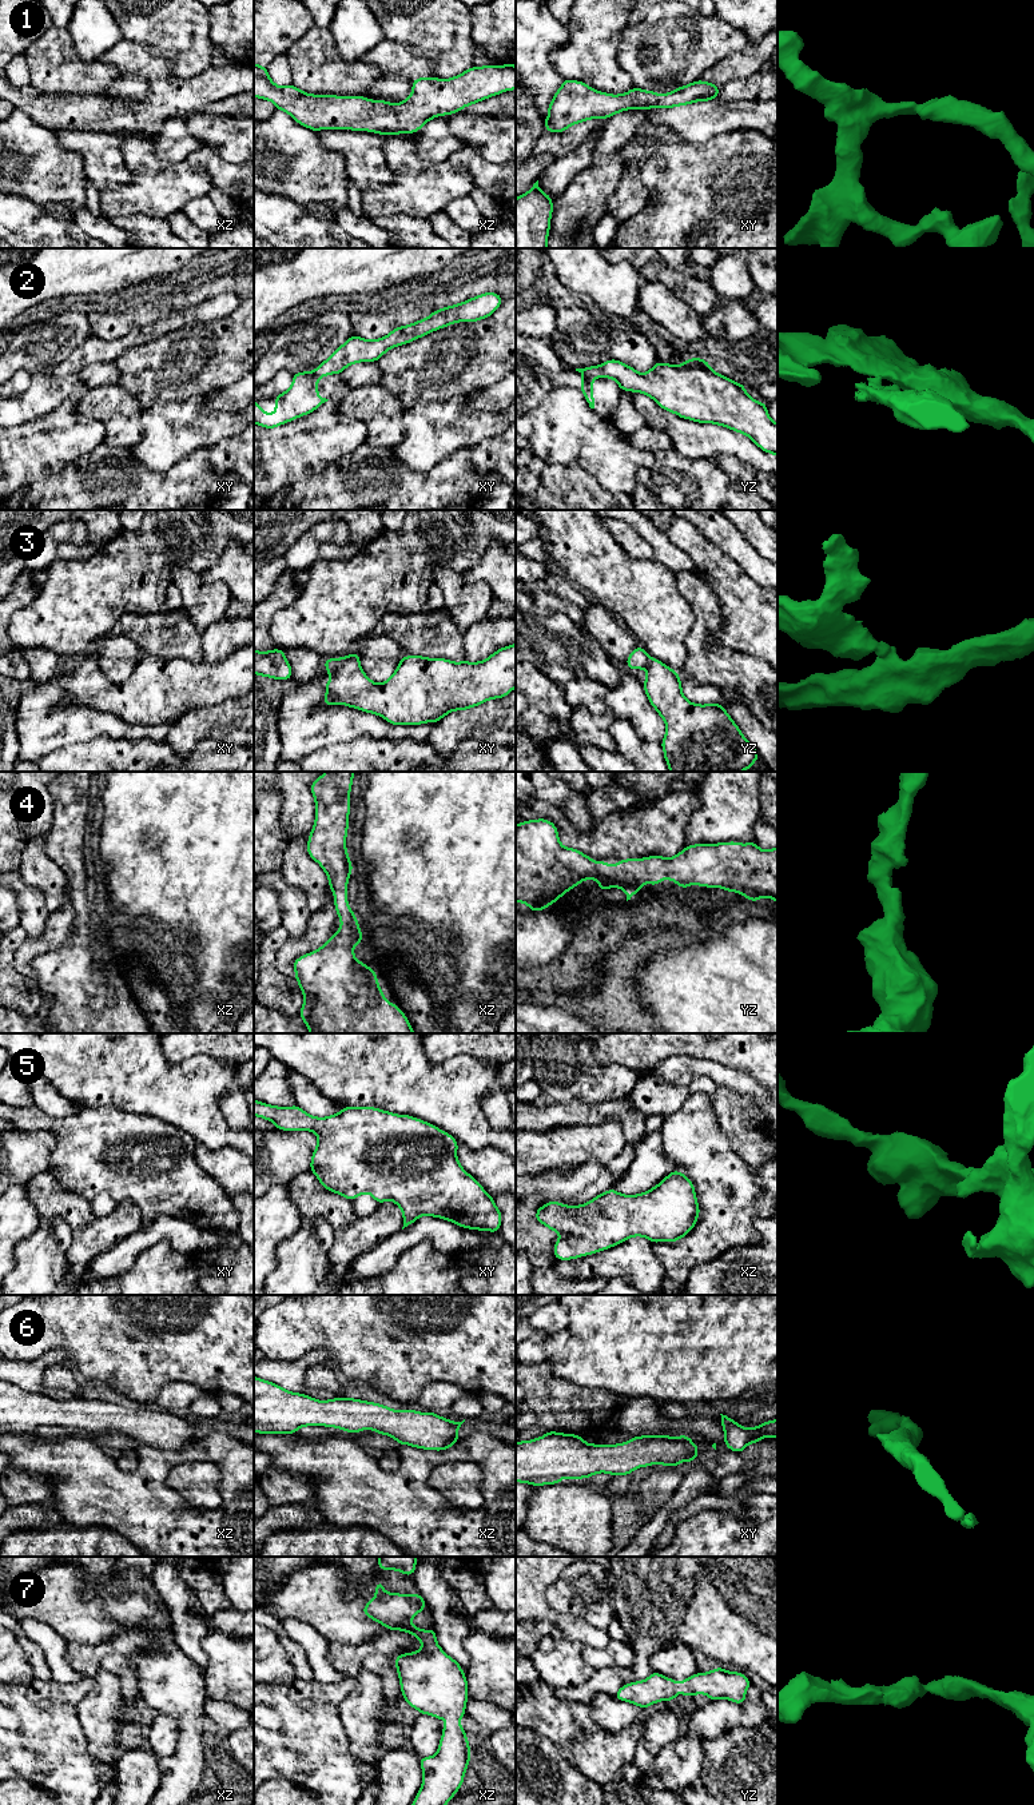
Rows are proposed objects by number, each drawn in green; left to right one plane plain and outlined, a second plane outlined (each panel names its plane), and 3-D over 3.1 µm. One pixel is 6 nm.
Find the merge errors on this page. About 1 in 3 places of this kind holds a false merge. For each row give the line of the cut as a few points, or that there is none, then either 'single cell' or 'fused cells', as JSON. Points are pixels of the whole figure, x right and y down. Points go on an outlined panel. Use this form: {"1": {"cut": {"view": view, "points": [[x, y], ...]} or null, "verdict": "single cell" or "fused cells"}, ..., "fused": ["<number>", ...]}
{"1": {"cut": null, "verdict": "single cell"}, "2": {"cut": {"view": "yz", "points": [[583, 373], [593, 378]]}, "verdict": "fused cells"}, "3": {"cut": {"view": "xy", "points": [[339, 658], [326, 669]]}, "verdict": "fused cells"}, "4": {"cut": null, "verdict": "single cell"}, "5": {"cut": null, "verdict": "single cell"}, "6": {"cut": null, "verdict": "single cell"}, "7": {"cut": null, "verdict": "single cell"}, "fused": ["2", "3"]}

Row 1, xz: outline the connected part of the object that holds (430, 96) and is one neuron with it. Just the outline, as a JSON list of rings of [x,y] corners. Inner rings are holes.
[[[254,63],[254,97],[270,100],[302,127],[414,134],[436,116],[454,115],[481,100],[516,89],[516,65],[472,67],[452,79],[413,80],[411,95],[395,104],[365,96],[306,93],[293,84],[277,85],[267,67]]]

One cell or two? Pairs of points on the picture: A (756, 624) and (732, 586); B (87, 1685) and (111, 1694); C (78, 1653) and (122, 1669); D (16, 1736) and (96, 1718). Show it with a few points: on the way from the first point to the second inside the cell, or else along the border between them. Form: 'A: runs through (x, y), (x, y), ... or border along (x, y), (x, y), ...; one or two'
A: runs through (752, 614), (739, 596); one
B: border along (94, 1678), (94, 1686), (76, 1706); two
C: runs through (88, 1657), (111, 1658); one
D: border along (76, 1708), (90, 1752); two

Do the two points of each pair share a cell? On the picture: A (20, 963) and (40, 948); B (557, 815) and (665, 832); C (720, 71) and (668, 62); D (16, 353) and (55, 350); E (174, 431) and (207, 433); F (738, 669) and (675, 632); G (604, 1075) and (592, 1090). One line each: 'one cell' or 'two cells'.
A: one cell
B: one cell
C: two cells
D: one cell
E: one cell
F: two cells
G: one cell

